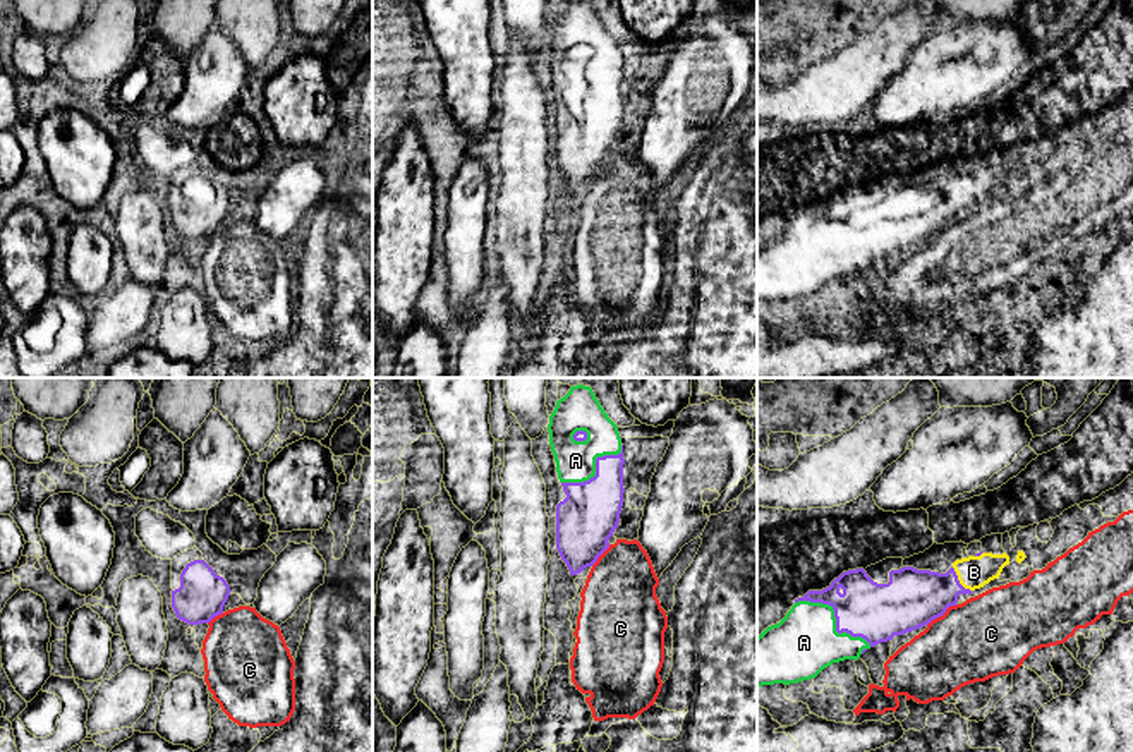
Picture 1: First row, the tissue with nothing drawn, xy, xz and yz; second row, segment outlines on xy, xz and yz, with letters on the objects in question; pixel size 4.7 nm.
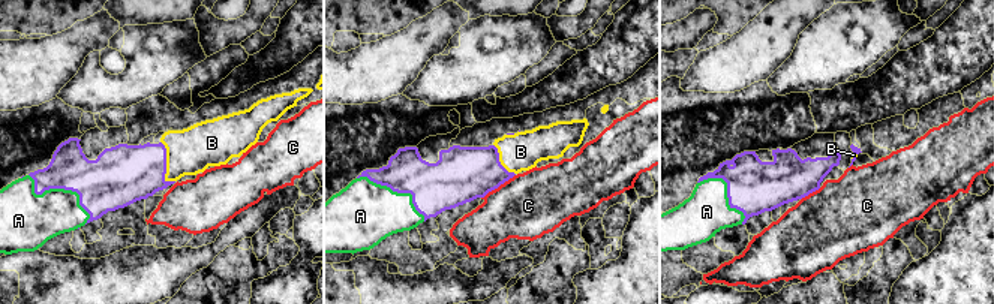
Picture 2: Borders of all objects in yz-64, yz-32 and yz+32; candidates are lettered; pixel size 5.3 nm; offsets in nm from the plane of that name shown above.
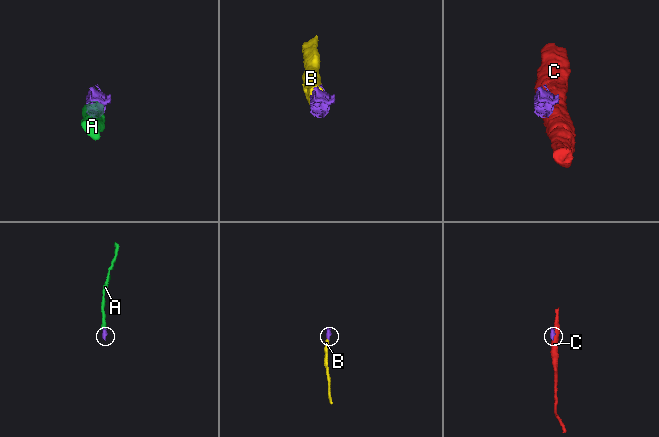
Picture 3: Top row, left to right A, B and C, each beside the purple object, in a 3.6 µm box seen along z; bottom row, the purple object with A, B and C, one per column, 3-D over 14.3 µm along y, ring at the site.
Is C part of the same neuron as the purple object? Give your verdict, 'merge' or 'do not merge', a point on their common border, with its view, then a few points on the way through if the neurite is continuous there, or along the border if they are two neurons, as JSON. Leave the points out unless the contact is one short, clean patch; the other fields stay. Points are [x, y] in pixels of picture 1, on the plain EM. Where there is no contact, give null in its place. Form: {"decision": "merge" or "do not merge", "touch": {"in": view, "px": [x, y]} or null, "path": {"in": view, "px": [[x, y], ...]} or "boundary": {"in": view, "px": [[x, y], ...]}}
{"decision": "do not merge", "touch": {"in": "yz", "px": [941, 230]}, "boundary": {"in": "yz", "px": [[957, 220], [951, 220], [927, 241]]}}

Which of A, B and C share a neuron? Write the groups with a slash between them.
A B / C

